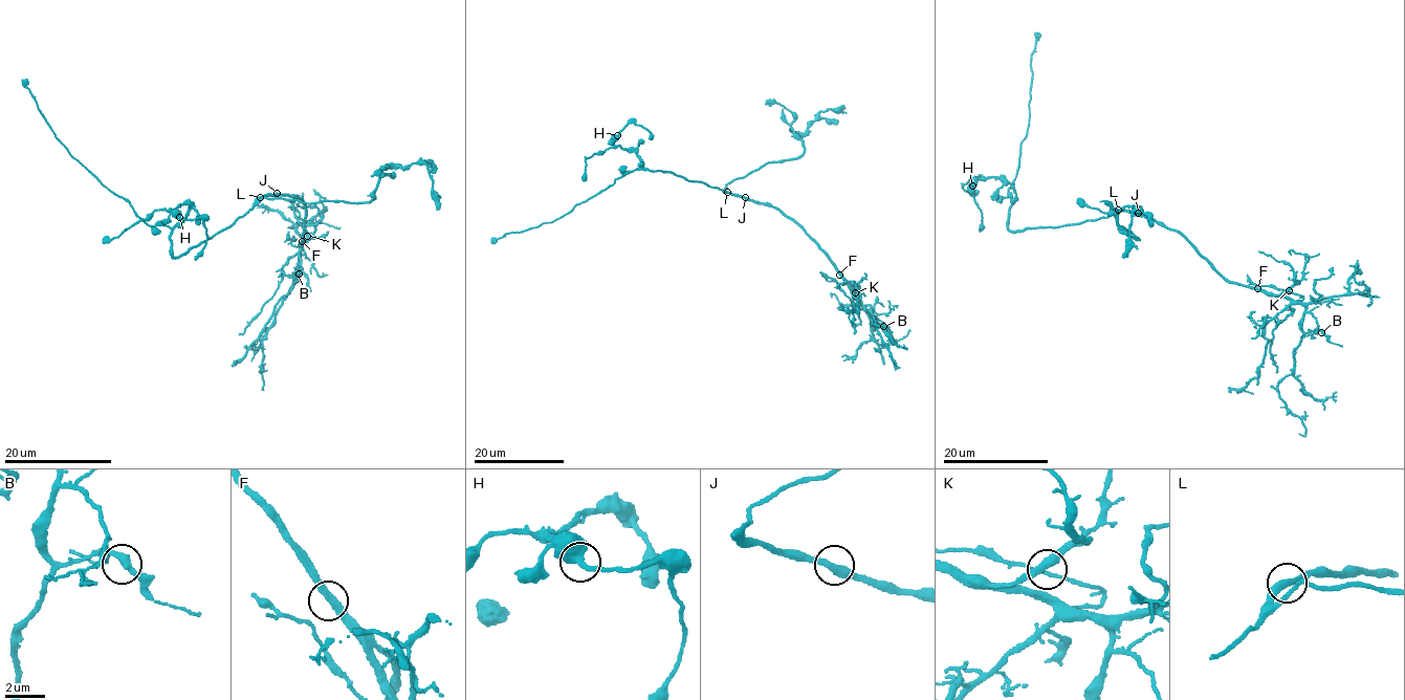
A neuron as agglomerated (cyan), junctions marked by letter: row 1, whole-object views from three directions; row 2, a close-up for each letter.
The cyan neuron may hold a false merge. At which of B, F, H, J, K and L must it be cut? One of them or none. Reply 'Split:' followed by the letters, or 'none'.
Split: none

